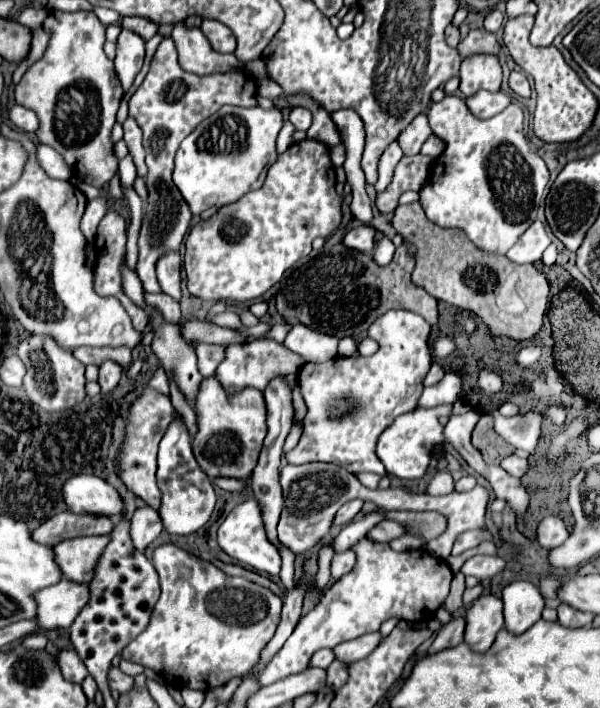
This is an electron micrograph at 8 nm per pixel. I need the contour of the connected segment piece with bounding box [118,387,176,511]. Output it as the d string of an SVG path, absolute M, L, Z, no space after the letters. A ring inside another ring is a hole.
M144 389L144 393L134 399L132 403L132 411L130 411L130 423L126 429L126 441L124 441L124 449L120 453L118 459L118 475L120 479L126 483L128 489L132 489L138 497L142 497L152 509L158 511L160 505L160 495L162 491L156 485L156 451L158 451L158 443L166 431L166 427L172 423L172 417L176 409L170 403L170 397L154 391L154 389Z

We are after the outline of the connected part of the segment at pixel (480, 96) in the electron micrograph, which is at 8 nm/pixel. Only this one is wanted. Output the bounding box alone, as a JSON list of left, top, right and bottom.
[466,91,512,119]

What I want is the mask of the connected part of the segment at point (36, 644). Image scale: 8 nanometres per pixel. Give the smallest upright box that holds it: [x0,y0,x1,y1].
[22,633,48,649]

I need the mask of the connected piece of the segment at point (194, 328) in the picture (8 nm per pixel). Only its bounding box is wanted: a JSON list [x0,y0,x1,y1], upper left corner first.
[182,321,246,345]

